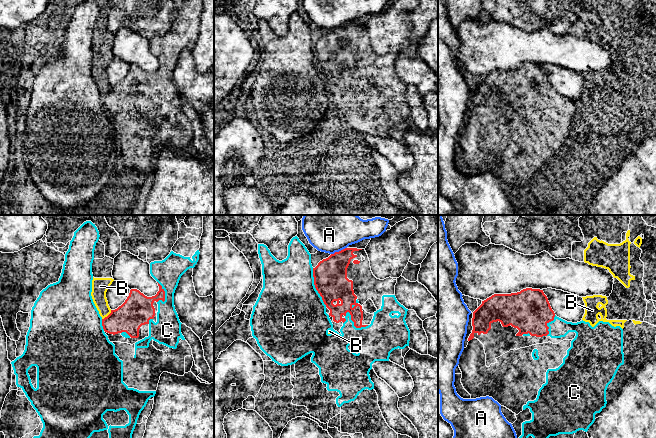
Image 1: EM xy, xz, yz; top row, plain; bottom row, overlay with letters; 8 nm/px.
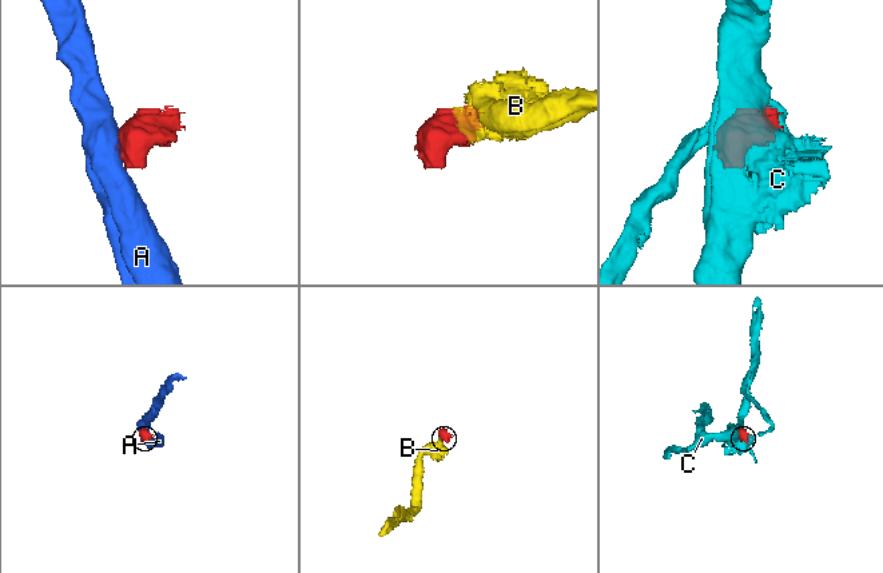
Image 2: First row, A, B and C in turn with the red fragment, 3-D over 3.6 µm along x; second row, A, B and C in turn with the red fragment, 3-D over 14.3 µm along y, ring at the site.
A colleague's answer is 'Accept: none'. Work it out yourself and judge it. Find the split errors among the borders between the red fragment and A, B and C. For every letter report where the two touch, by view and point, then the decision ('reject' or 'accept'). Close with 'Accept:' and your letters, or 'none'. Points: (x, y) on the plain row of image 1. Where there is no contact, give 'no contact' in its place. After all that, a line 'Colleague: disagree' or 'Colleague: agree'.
A: contact xz (339, 27); reject
B: contact xy (108, 91); reject
C: contact xz (315, 63); reject
Accept: none
Colleague: agree

